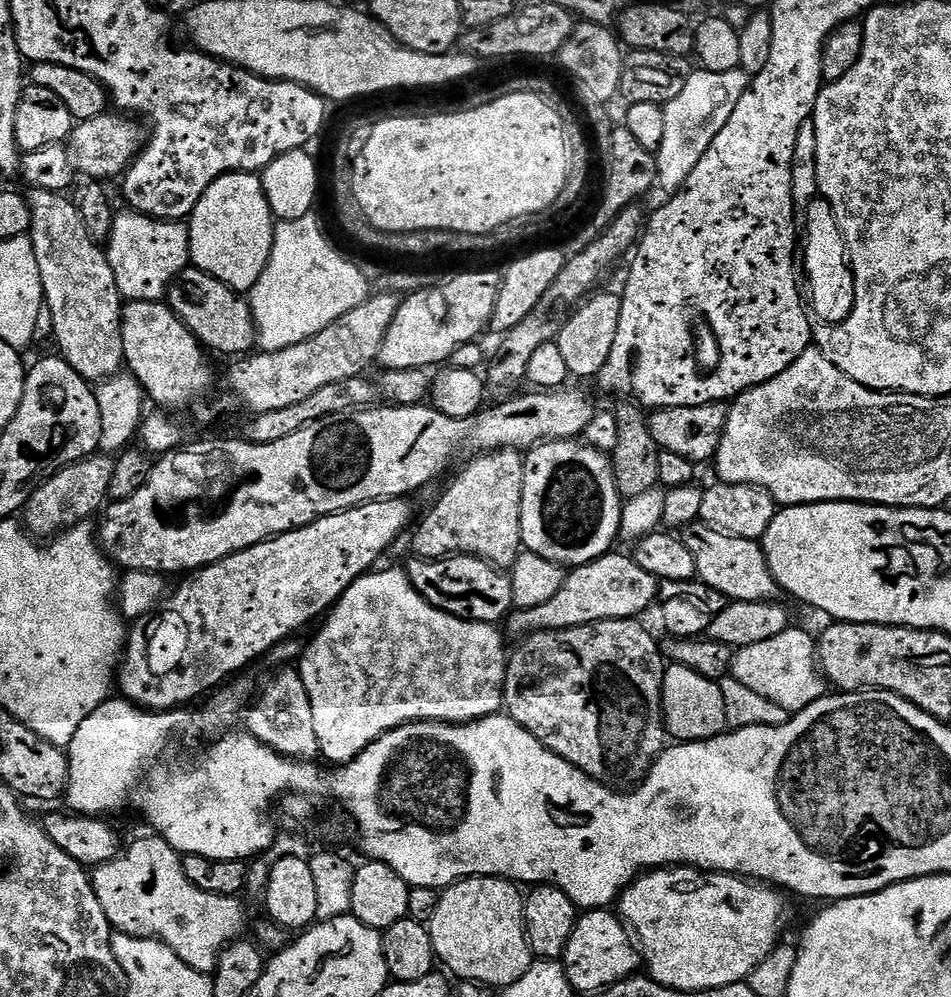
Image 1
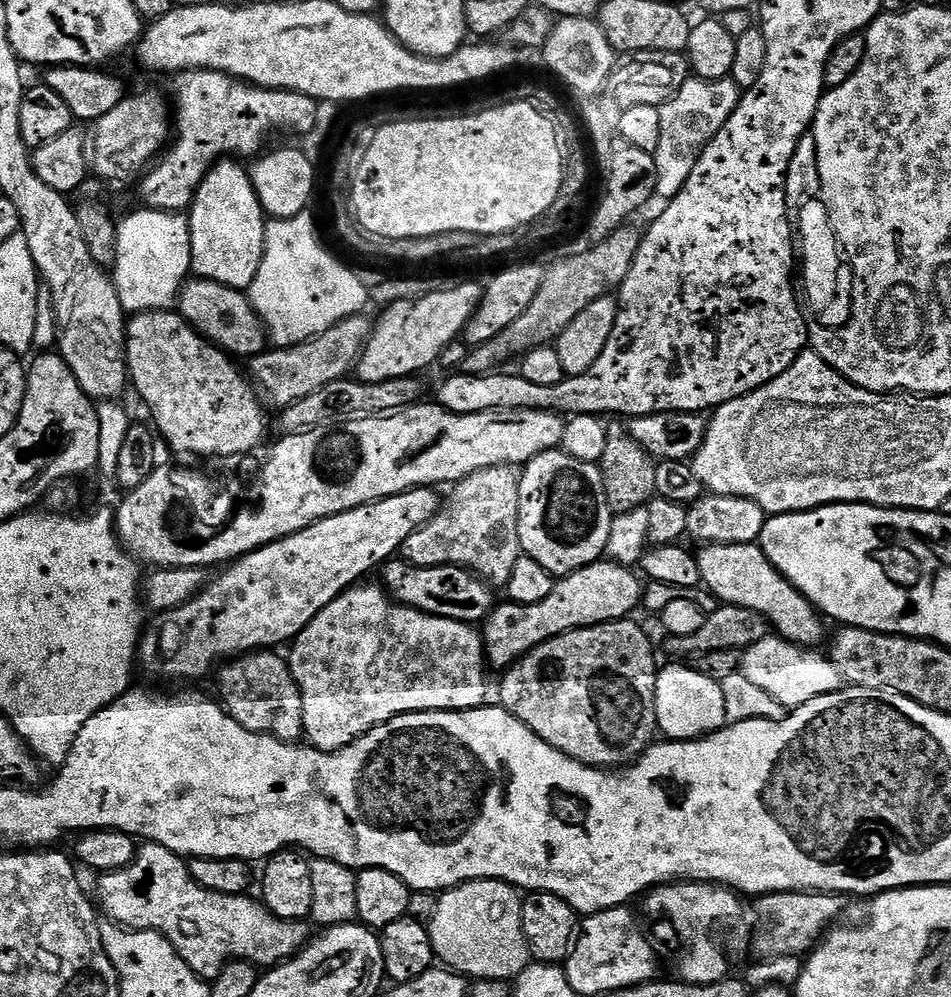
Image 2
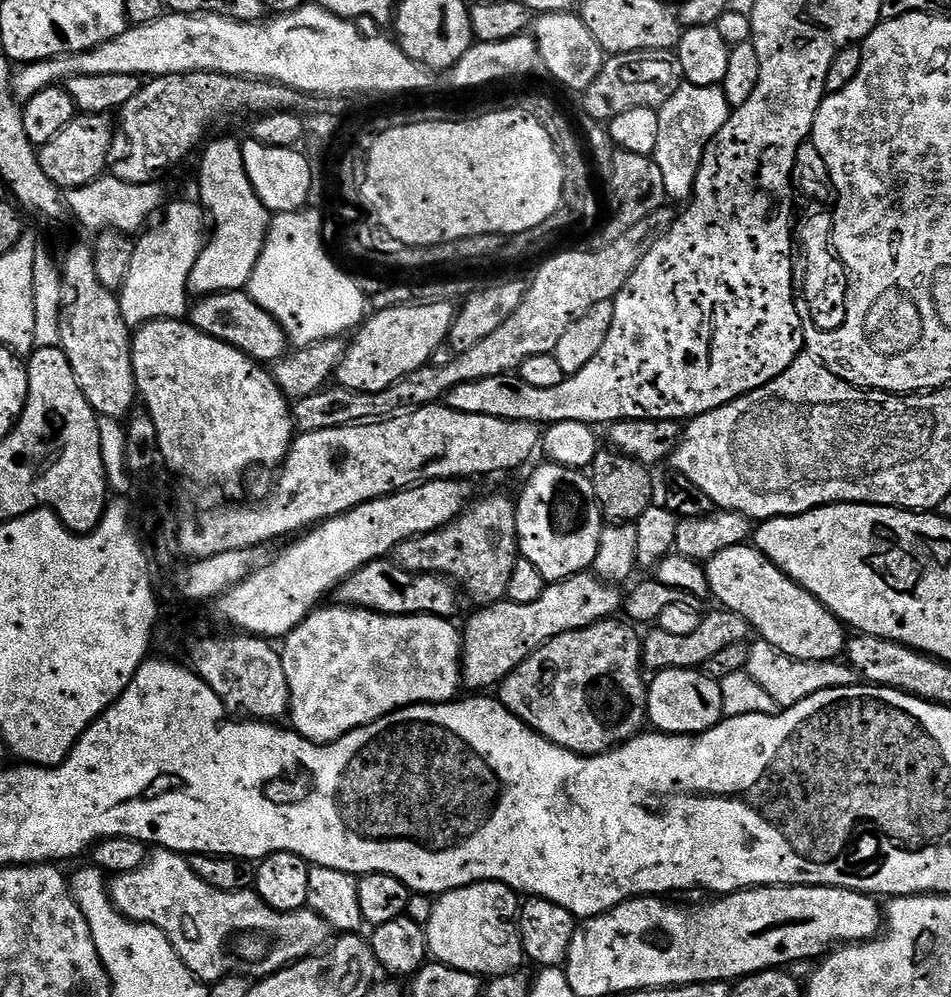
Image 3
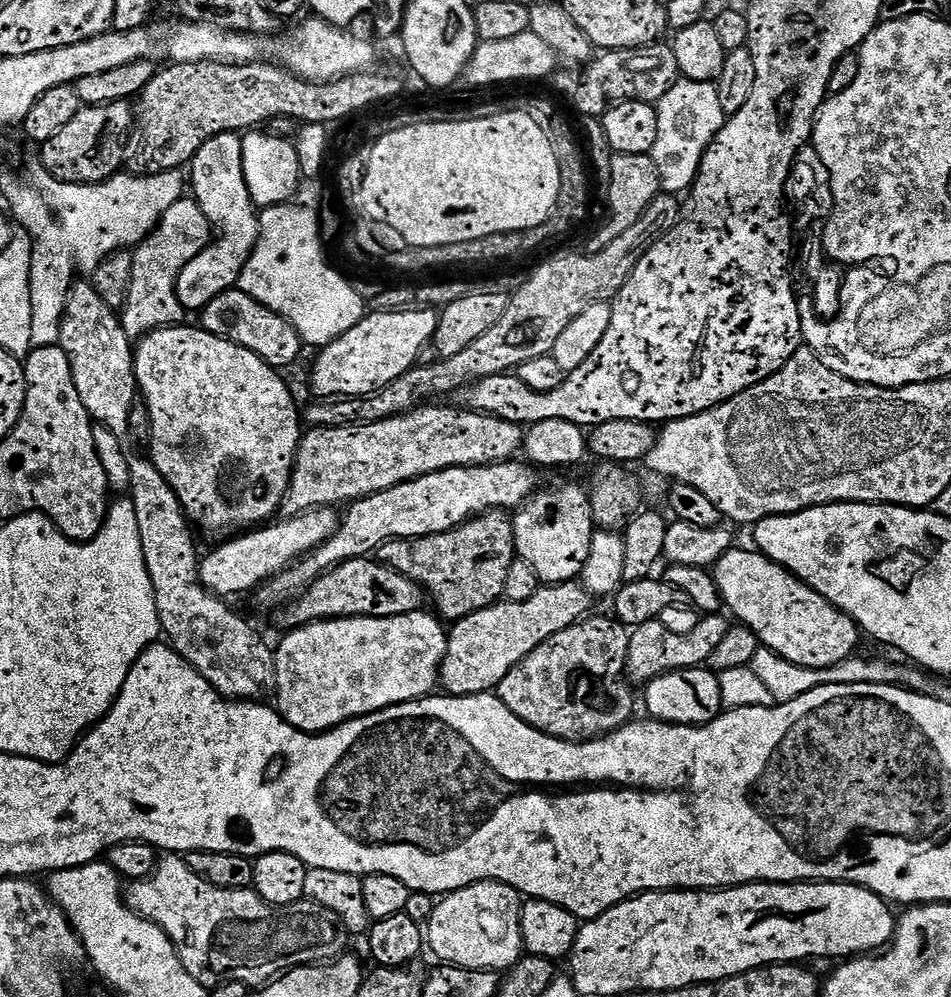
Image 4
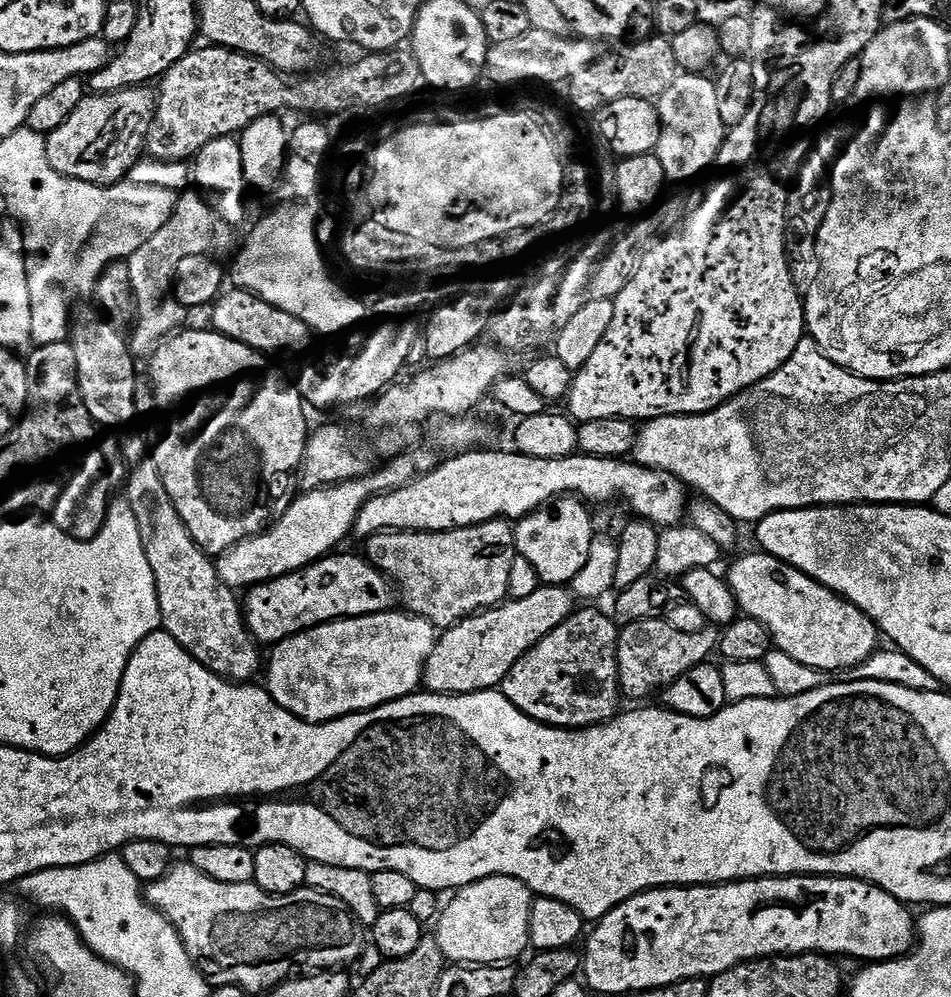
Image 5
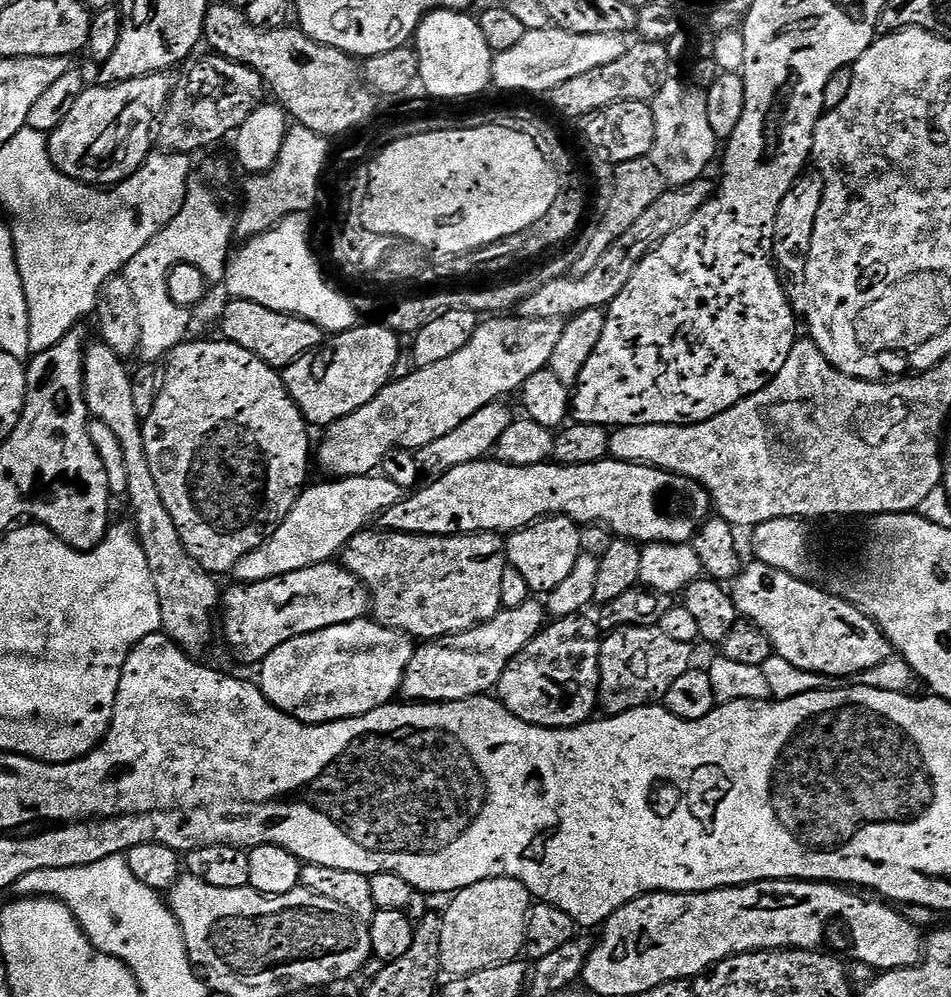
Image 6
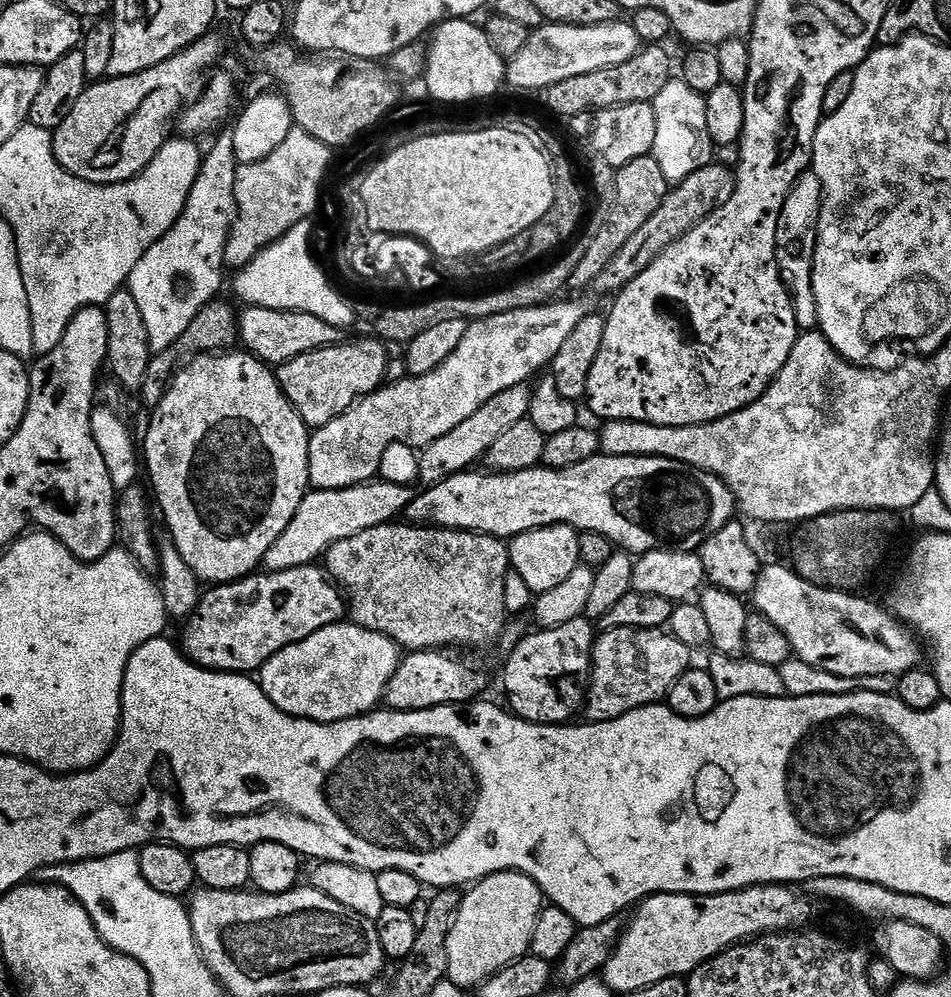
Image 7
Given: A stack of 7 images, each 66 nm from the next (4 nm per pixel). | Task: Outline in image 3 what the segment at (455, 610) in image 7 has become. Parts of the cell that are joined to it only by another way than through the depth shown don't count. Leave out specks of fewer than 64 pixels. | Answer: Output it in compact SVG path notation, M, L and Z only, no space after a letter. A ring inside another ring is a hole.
M484 496L474 500L446 526L425 536L404 540L396 547L394 563L411 572L435 572L437 576L446 576L459 585L467 599L469 596L473 600L473 605L487 606L509 595L508 587L516 572L516 505L504 496Z

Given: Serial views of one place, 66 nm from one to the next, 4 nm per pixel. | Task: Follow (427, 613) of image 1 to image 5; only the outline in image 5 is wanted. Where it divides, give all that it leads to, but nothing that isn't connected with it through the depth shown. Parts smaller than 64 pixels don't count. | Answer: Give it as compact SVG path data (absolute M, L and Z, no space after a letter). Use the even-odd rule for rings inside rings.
M396 611L355 616L349 620L332 620L329 624L319 624L317 628L299 632L297 636L275 645L271 649L272 657L266 660L266 691L272 701L279 708L294 714L297 720L304 720L308 724L325 724L413 695L421 687L424 664L438 643L438 632L428 620L411 614L402 616Z

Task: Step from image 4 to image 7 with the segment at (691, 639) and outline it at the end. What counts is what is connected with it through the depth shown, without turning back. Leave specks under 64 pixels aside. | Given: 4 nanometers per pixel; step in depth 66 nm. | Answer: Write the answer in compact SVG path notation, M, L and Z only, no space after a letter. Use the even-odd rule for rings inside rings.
M614 628L608 631L601 631L598 639L592 646L592 670L586 681L586 699L582 704L582 712L589 721L595 722L597 720L613 720L618 718L622 714L626 714L630 710L638 710L644 708L647 704L658 704L661 703L669 695L672 687L679 682L679 678L683 675L693 663L691 662L692 656L694 656L693 649L687 648L682 642L678 642L678 638L674 638L671 631L661 630L659 628Z

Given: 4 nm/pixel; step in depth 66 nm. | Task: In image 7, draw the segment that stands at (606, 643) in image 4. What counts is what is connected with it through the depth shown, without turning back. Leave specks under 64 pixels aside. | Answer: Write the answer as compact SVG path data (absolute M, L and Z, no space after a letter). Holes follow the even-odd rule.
M587 618L579 620L571 620L570 622L562 622L562 626L554 626L553 628L540 628L536 632L529 631L523 640L514 645L512 652L508 656L508 661L504 664L504 688L509 692L507 707L511 709L515 715L522 720L529 720L531 724L562 724L573 719L575 712L579 713L582 708L582 701L586 696L586 681L592 670L592 646L598 639L598 632L594 626L593 621Z

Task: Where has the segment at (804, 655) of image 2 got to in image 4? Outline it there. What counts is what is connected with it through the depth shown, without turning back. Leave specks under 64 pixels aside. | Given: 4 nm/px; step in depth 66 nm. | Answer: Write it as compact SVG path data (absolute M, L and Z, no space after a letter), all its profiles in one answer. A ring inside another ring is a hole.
M757 647L750 667L754 674L762 680L763 685L770 690L776 702L793 700L823 684L895 684L903 686L913 692L929 693L932 679L927 673L917 667L907 666L899 668L896 664L887 664L884 660L856 660L849 658L833 668L799 668L794 662L786 662L777 652L771 652L769 648Z

